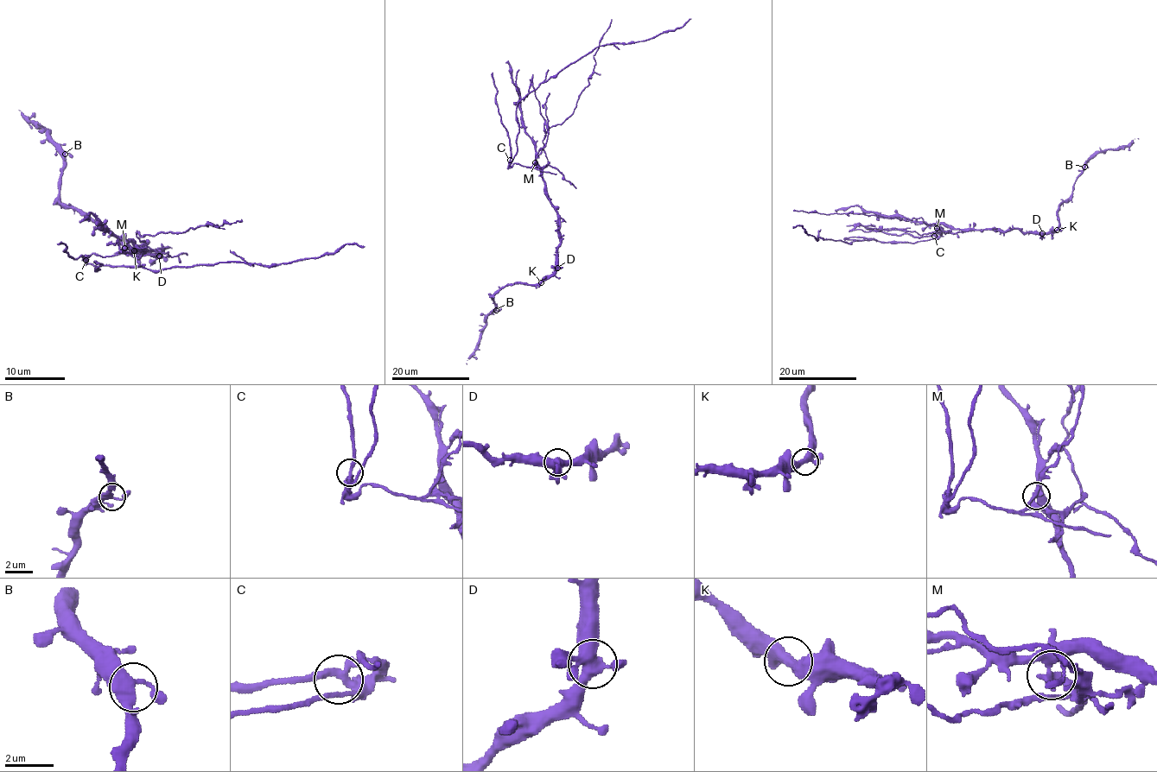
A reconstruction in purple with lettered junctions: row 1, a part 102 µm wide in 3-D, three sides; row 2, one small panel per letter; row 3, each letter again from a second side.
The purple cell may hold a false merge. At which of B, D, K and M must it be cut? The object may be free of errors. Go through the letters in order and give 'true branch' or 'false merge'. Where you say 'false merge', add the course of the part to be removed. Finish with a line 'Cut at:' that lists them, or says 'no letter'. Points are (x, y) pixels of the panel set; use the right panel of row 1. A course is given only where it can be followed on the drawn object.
B: true branch
D: true branch
K: true branch
M: false merge | (937, 228), (941, 233), (925, 241), (845, 243), (819, 237), (816, 240), (801, 225), (792, 227)
Cut at: M

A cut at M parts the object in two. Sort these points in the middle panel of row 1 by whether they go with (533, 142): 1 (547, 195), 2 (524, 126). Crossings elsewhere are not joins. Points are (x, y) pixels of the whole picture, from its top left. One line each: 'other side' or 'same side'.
1: same side
2: same side

